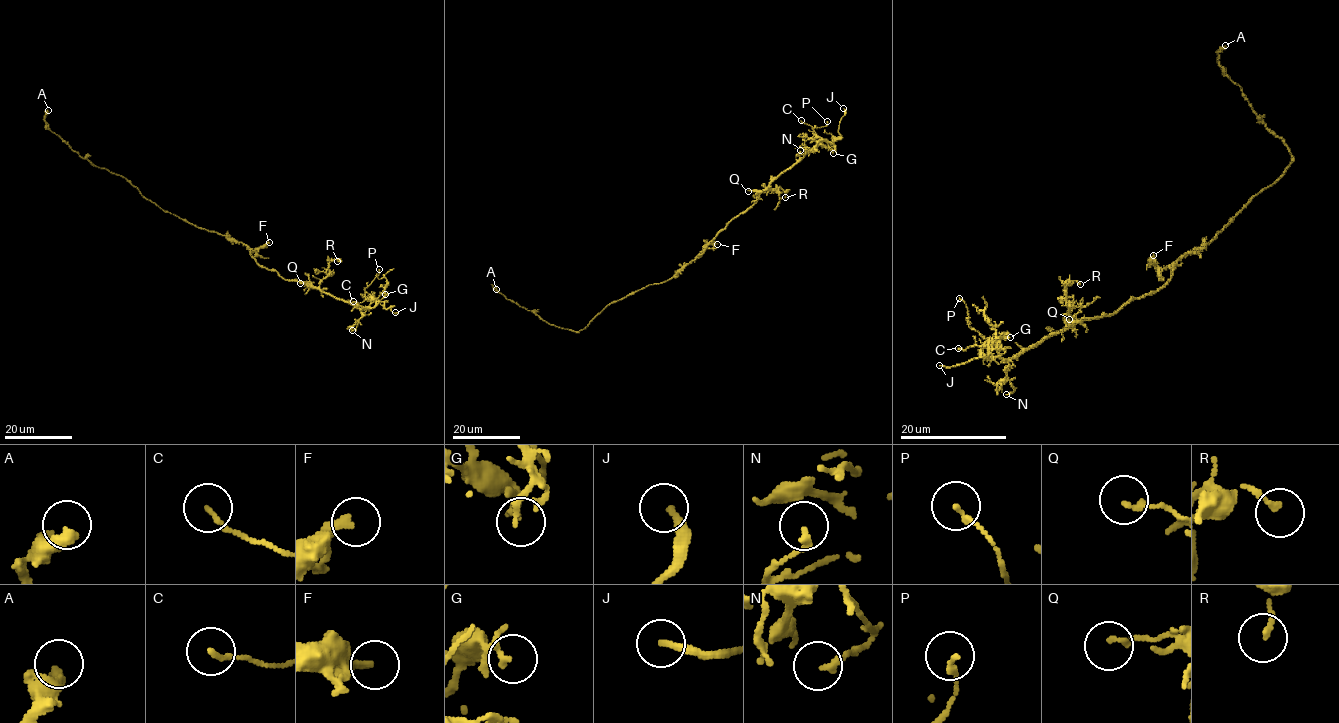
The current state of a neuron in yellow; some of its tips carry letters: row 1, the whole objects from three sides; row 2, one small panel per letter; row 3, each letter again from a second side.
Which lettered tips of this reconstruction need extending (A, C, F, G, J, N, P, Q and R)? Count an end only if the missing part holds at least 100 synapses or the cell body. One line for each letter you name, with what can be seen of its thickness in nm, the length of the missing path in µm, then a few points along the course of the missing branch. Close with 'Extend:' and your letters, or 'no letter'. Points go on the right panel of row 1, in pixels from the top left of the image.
J: calibre 240 nm; missing 20 µm
Extend: J

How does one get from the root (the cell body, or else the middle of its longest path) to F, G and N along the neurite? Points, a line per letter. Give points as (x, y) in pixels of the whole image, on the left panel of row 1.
F: (232, 238), (254, 251), (269, 242)
G: (232, 238), (243, 242), (260, 265), (274, 270), (285, 279), (311, 283), (358, 308), (366, 308), (385, 294)
N: (232, 238), (243, 242), (260, 265), (285, 279), (311, 283), (353, 303), (361, 317), (348, 328), (352, 330)

